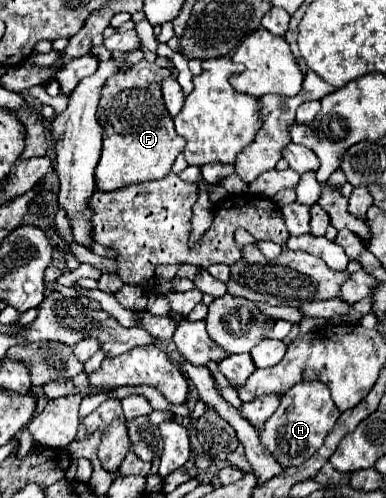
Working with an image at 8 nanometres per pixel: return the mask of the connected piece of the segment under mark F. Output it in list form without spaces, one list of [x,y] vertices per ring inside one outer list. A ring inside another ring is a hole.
[[[146,60],[130,66],[126,72],[112,74],[102,86],[98,104],[98,122],[104,130],[102,156],[96,166],[96,186],[102,192],[112,192],[128,184],[164,178],[182,152],[184,138],[176,134],[172,116],[168,114],[160,84],[170,78],[168,68],[160,68]]]

